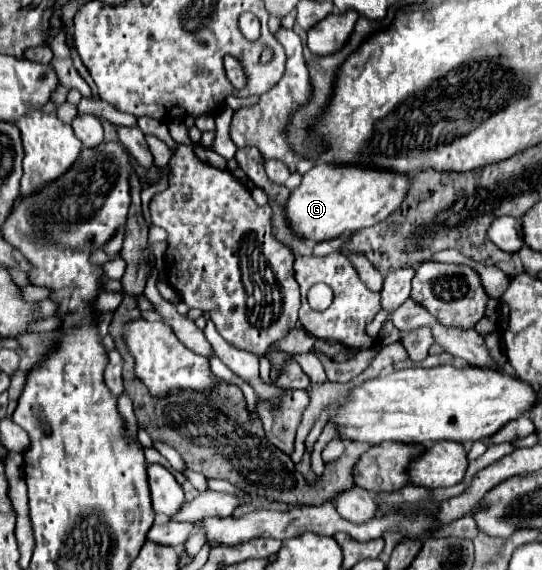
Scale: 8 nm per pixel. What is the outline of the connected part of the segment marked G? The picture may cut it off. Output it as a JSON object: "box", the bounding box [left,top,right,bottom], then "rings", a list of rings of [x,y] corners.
{"box":[285,166,409,242],"rings":[[[313,166],[303,174],[301,184],[291,192],[285,204],[285,220],[301,240],[325,242],[341,238],[355,230],[371,228],[383,222],[407,194],[409,178],[387,170],[365,170],[359,166]]]}

